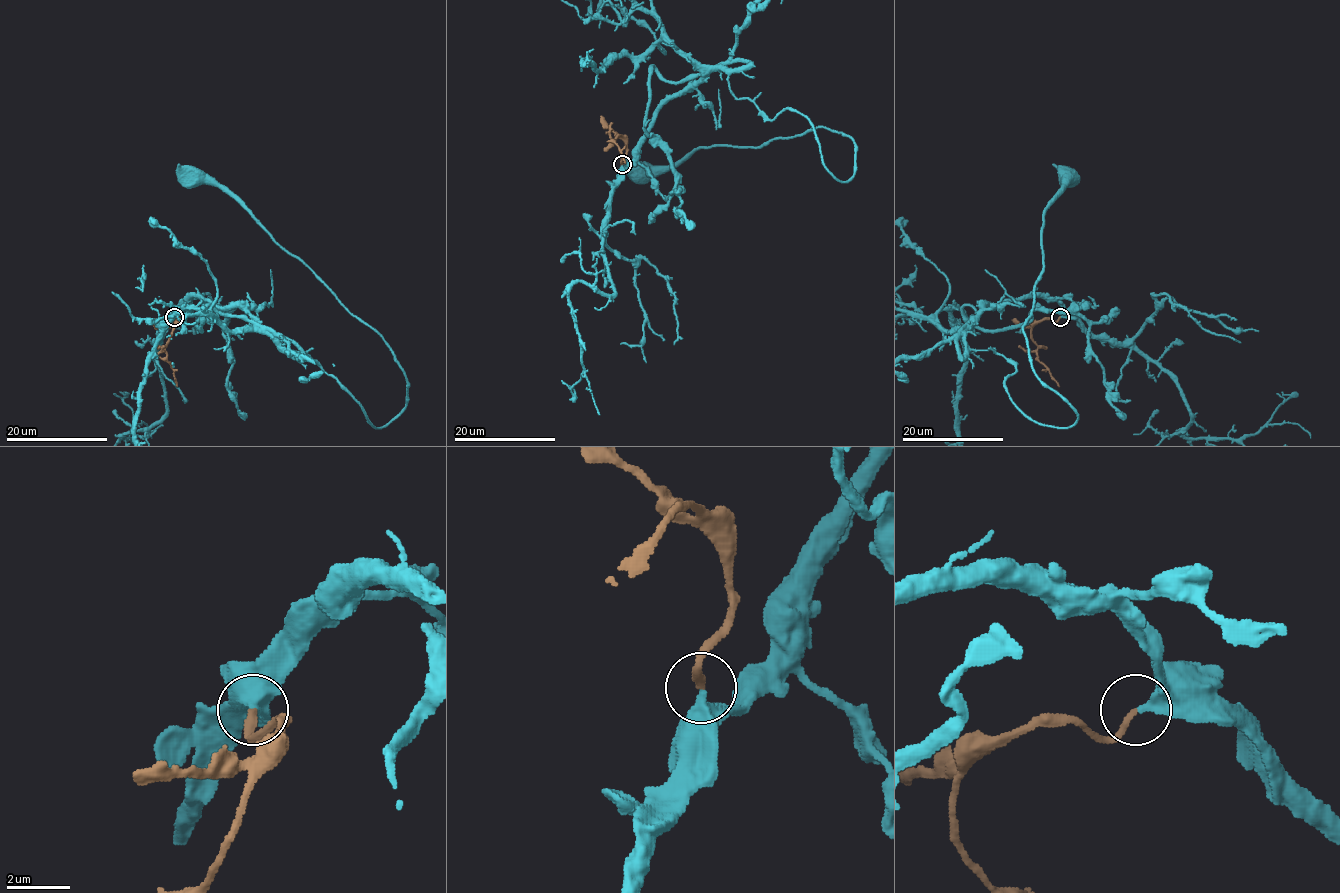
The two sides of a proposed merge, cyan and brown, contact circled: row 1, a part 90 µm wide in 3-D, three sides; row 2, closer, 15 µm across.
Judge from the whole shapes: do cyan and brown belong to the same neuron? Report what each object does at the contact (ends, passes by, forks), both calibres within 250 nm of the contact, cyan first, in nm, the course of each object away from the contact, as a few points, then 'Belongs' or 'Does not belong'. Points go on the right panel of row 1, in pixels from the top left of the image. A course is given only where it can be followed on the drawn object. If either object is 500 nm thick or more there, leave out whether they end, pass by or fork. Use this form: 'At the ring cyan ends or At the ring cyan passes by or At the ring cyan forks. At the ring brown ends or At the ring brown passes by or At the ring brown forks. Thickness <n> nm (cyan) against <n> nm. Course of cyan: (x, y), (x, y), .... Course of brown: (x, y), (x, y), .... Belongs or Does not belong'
At the ring cyan ends. At the ring brown ends. Thickness 360 nm (cyan) against 200 nm. Course of cyan: (1060, 317), (1010, 298), (965, 342), (1015, 367), (1018, 409), (1068, 428), (1024, 325), (1069, 179). Course of brown: (1060, 317), (1057, 321), (1040, 319), (1031, 328), (1031, 336), (1038, 346), (1038, 359), (1059, 386). Belongs

